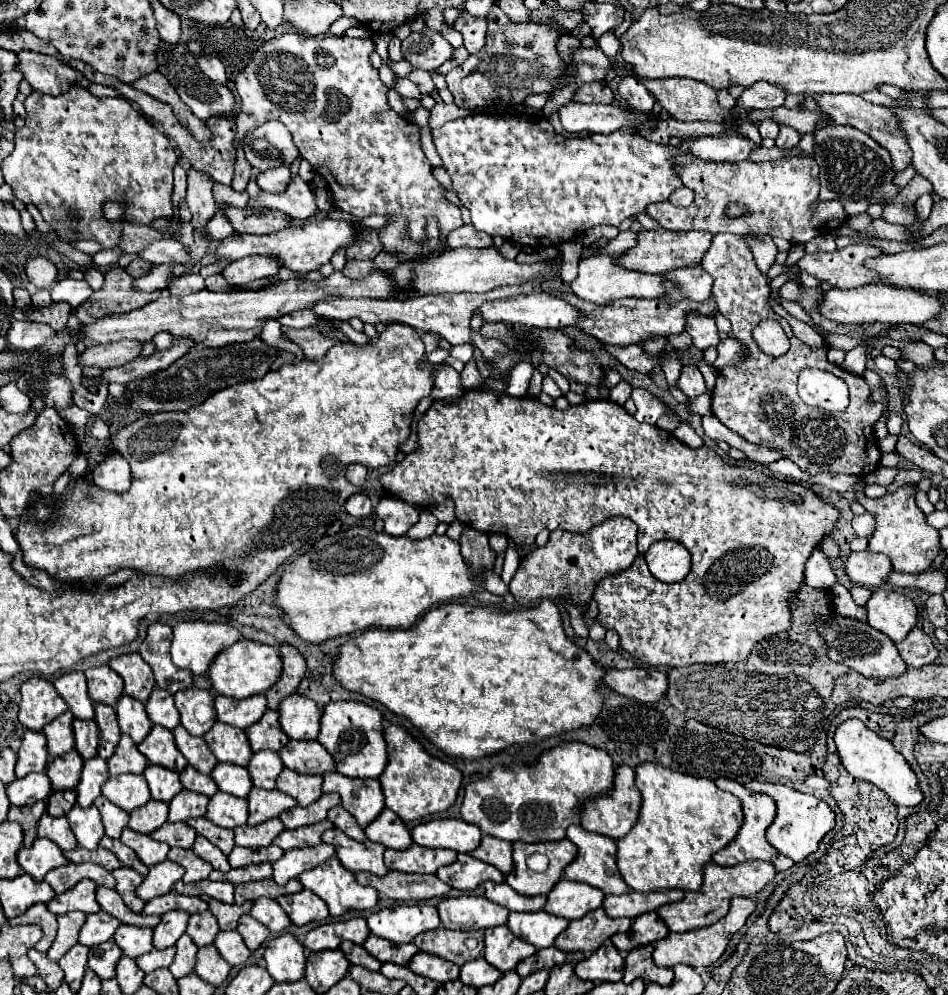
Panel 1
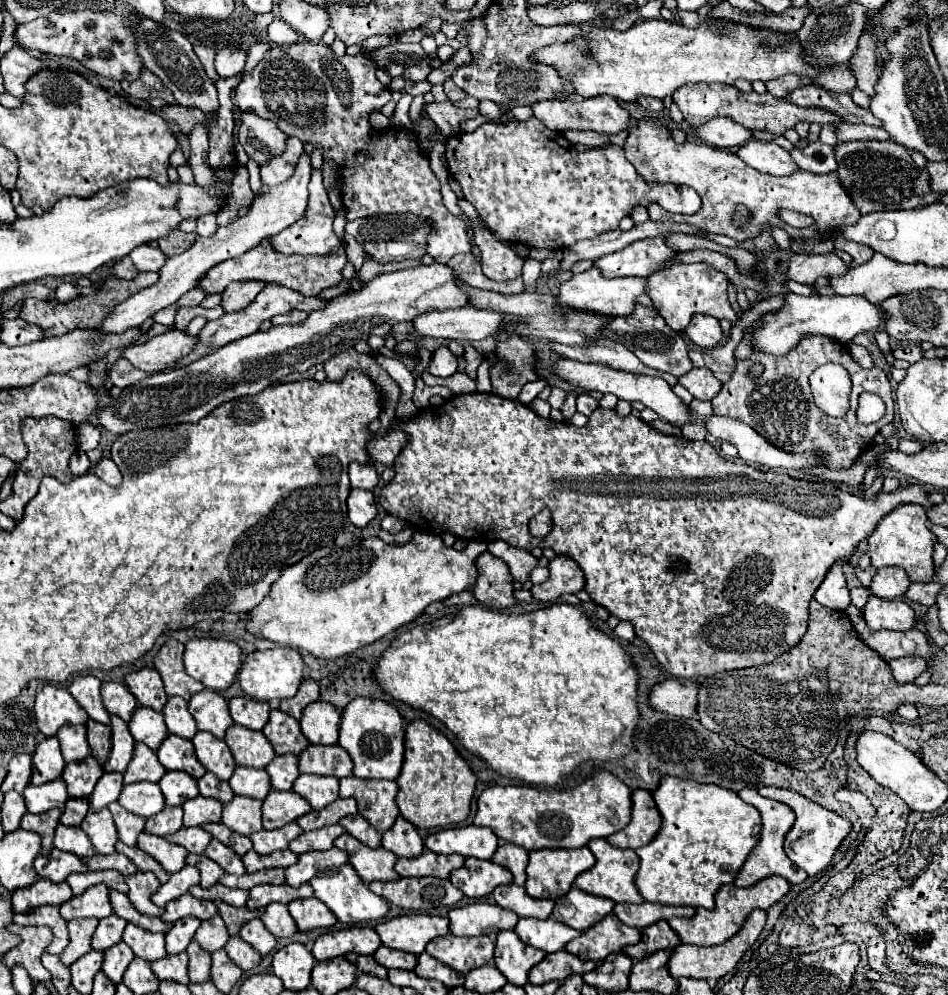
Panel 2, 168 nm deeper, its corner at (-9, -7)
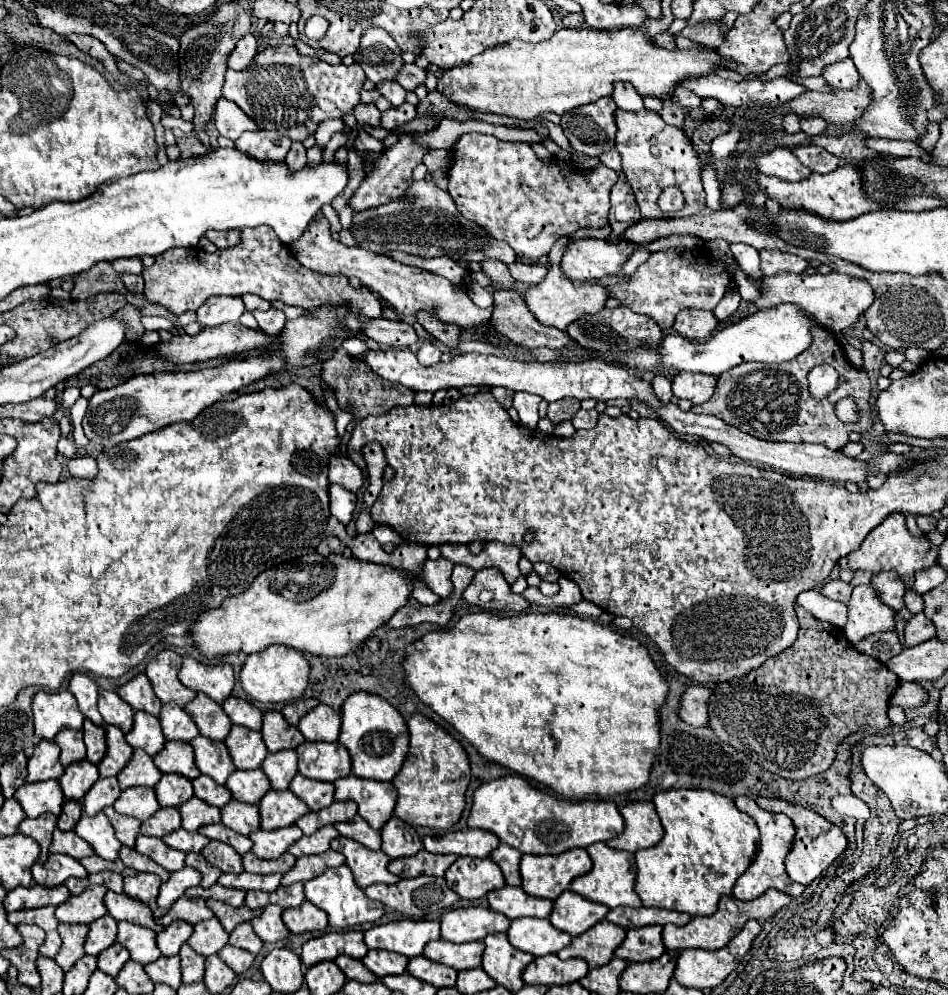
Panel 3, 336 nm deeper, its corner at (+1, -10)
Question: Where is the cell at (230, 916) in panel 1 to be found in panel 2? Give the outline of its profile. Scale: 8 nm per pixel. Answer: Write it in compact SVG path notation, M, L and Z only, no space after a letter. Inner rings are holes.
M218 901L218 913L220 917L224 919L226 927L228 927L228 933L230 935L238 935L242 925L246 925L248 921L256 919L262 915L262 909L248 909L248 907L230 907L228 903L222 903Z

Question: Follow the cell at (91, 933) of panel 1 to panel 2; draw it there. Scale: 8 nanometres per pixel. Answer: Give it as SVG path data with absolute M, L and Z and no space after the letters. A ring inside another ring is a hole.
M114 913L110 917L102 919L100 925L94 931L92 949L94 951L106 951L108 947L120 943L122 941L124 927L126 927L126 921L122 917L118 917L118 915L114 915Z

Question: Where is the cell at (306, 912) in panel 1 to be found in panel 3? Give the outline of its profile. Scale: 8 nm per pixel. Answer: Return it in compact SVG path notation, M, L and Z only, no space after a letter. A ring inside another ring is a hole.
M304 900L298 908L286 908L284 914L284 924L292 934L302 934L302 932L314 932L314 930L324 930L328 926L326 912L316 908L312 902Z

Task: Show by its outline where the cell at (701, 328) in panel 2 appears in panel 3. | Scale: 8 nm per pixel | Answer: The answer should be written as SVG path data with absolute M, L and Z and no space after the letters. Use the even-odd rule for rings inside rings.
M690 308L682 310L674 322L674 330L690 340L706 340L716 330L716 326L718 320L714 312L690 310Z

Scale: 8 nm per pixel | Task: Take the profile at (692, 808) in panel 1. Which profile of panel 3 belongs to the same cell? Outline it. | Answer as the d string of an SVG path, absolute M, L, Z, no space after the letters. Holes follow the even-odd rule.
M666 790L654 796L654 806L666 834L654 848L636 852L636 866L638 866L636 892L642 904L654 908L678 910L690 916L714 914L718 908L718 900L724 894L728 896L732 894L734 882L746 872L746 868L752 864L756 856L760 842L756 822L748 814L740 812L734 800L728 800L726 796L708 790Z

